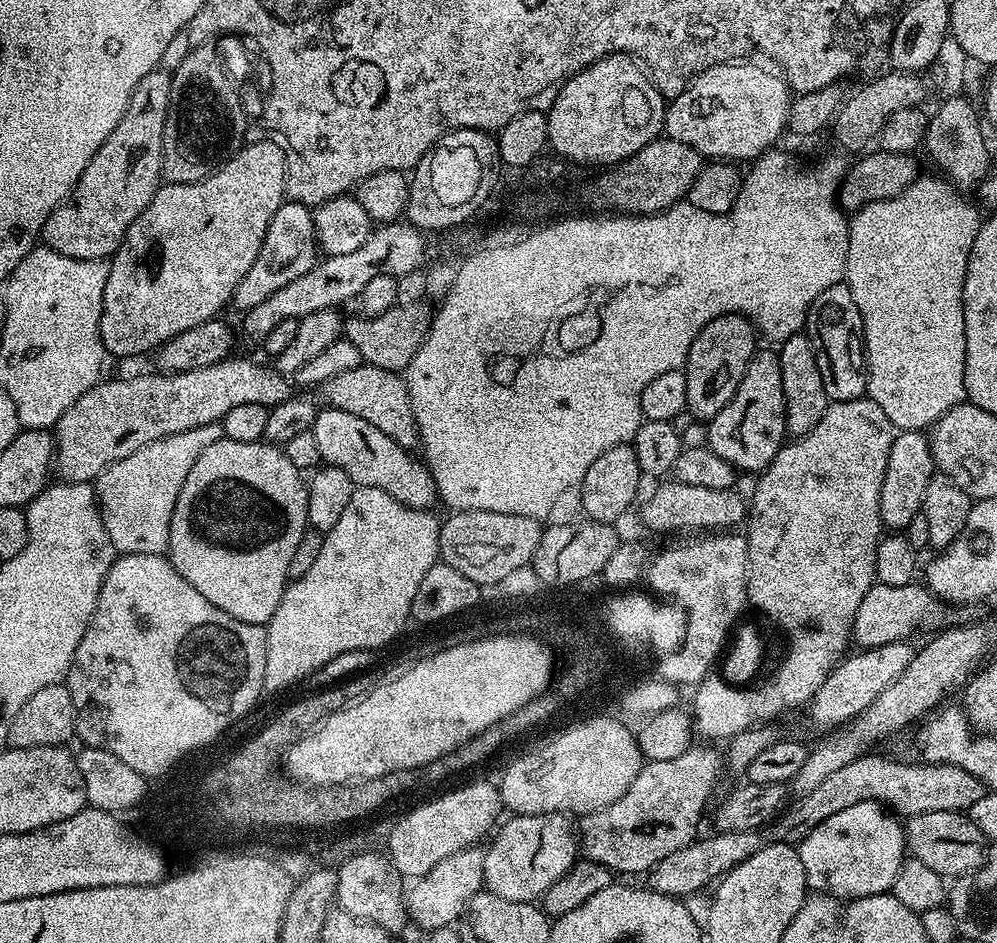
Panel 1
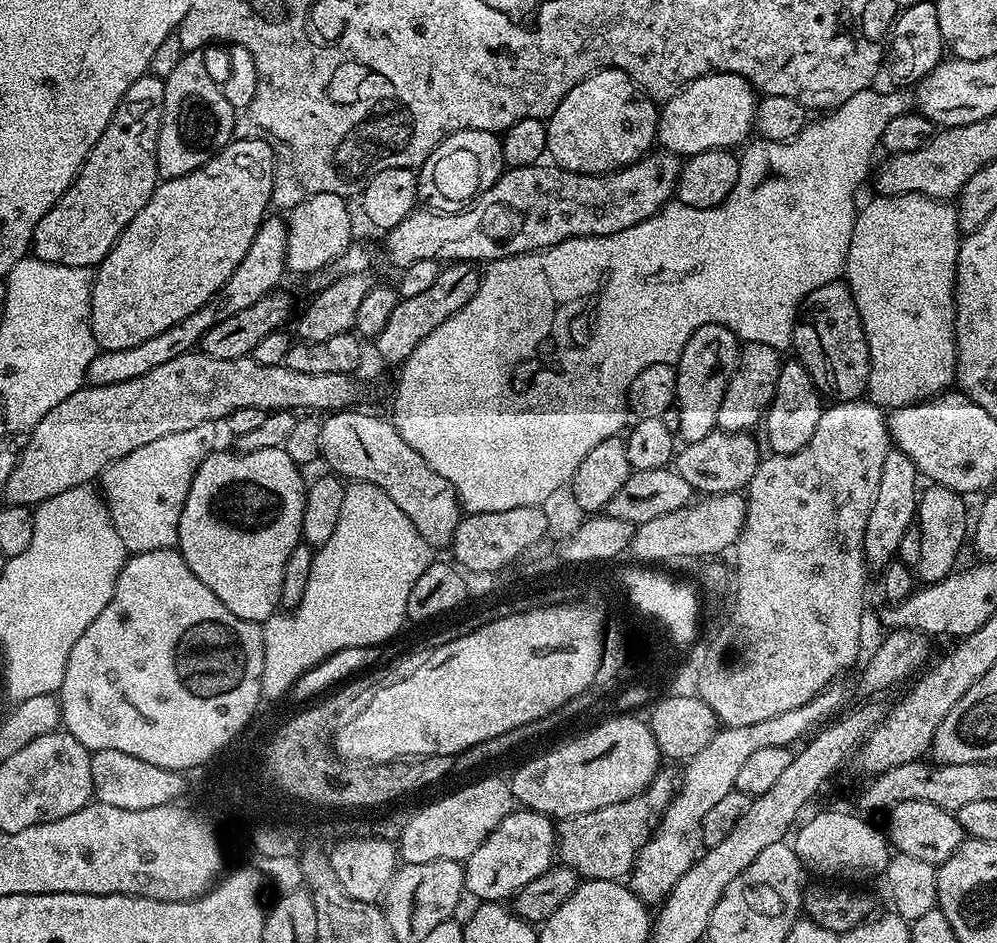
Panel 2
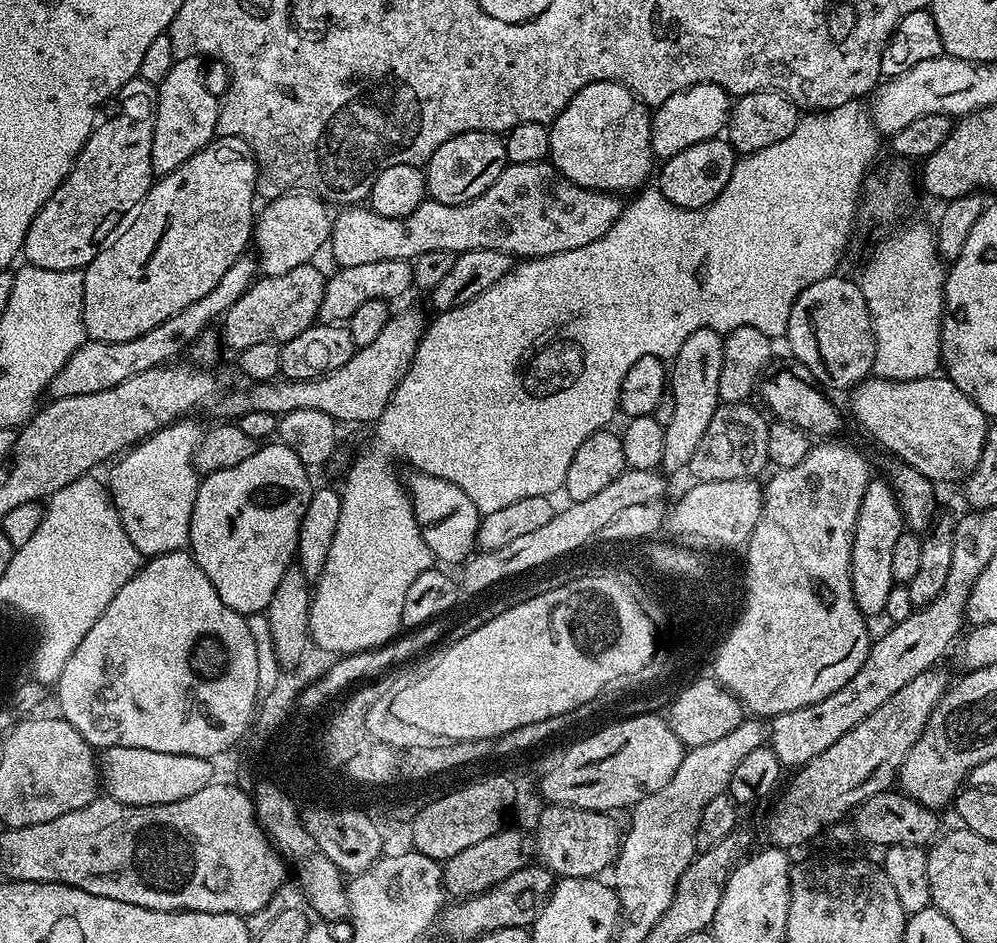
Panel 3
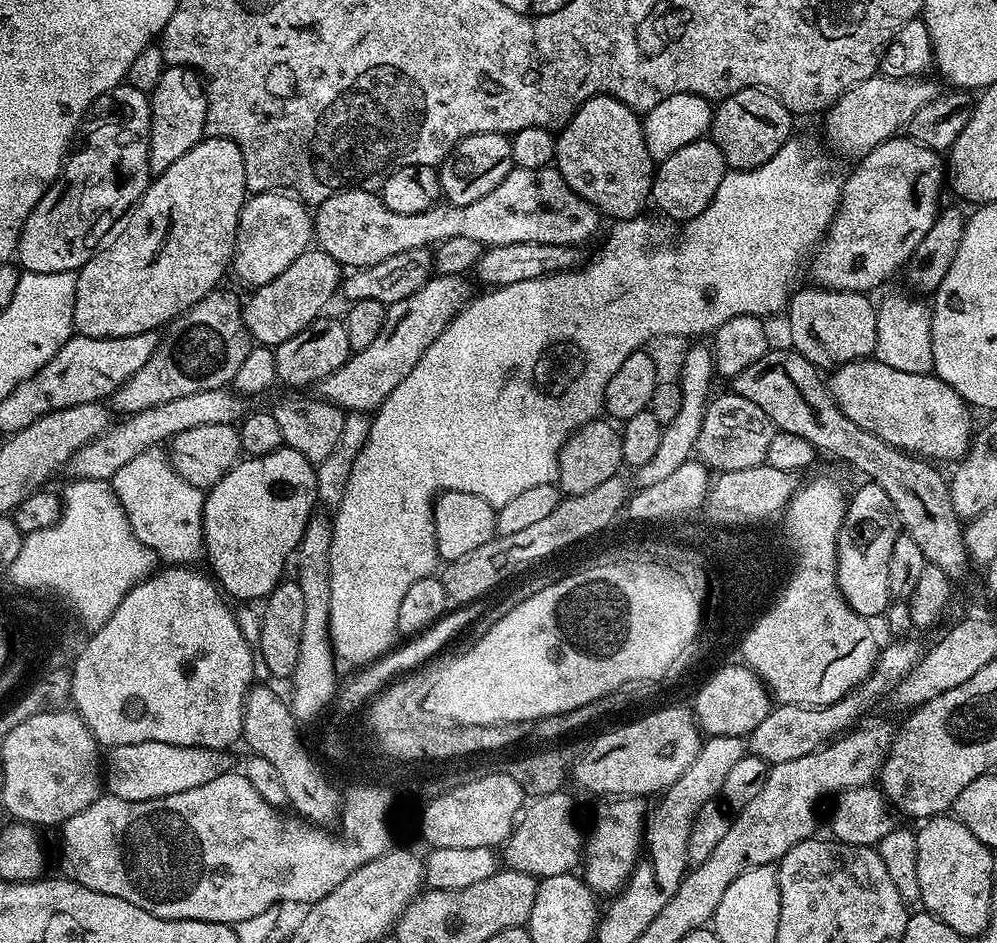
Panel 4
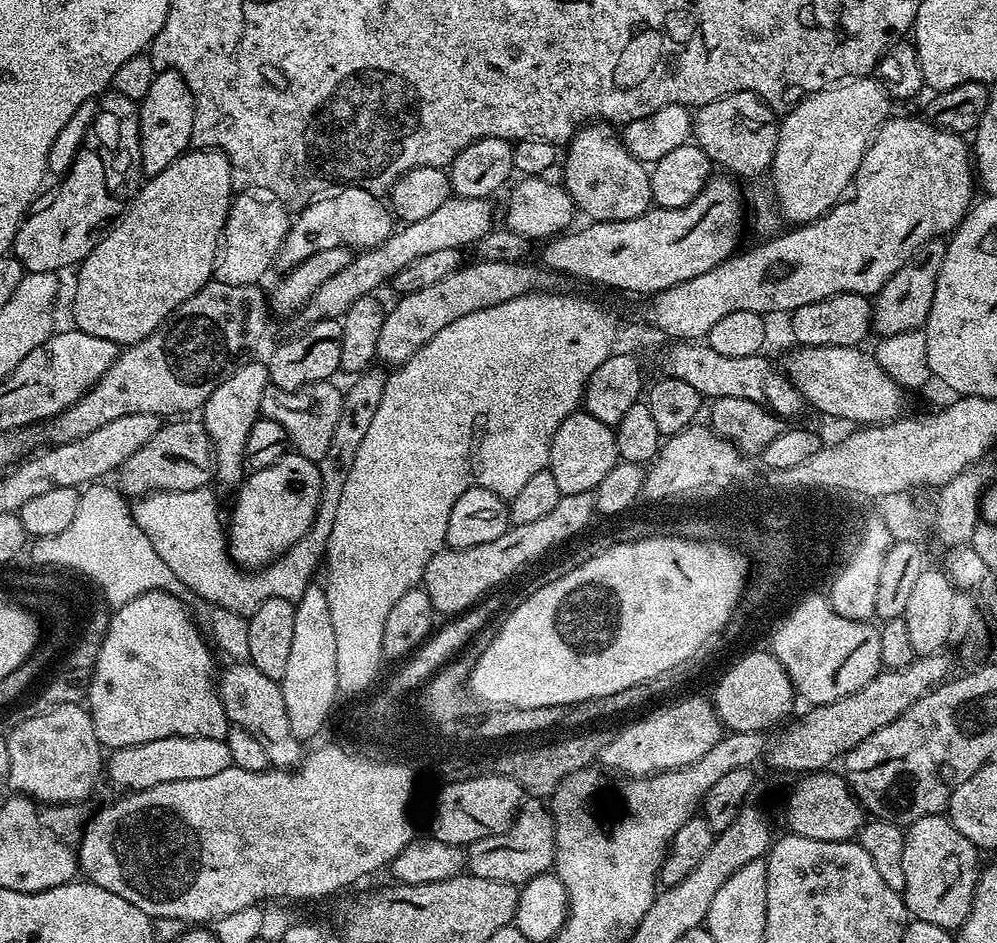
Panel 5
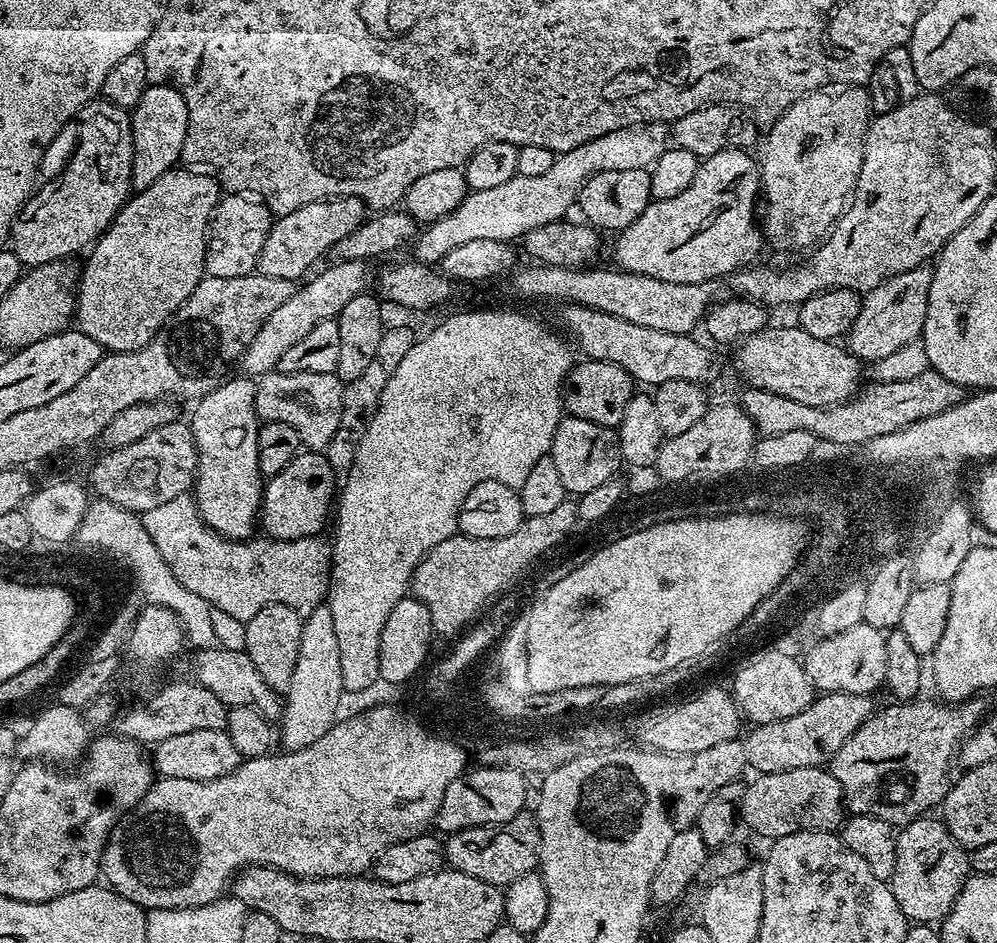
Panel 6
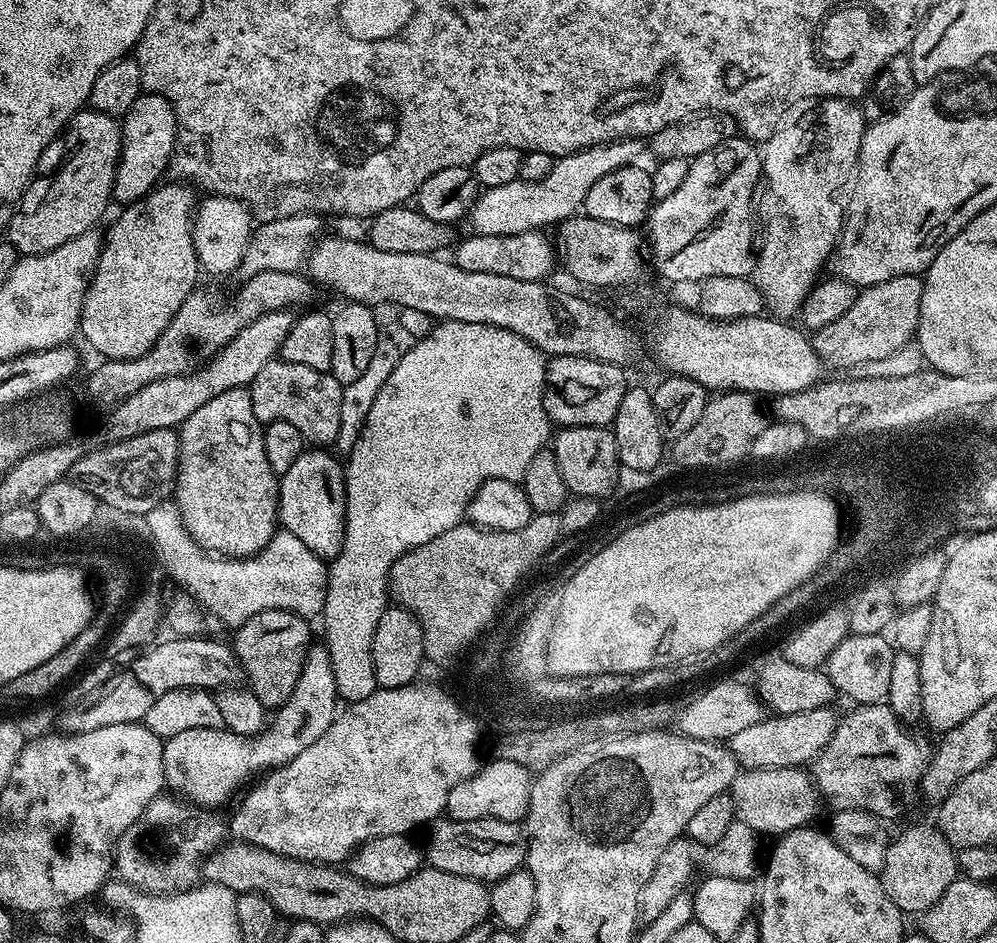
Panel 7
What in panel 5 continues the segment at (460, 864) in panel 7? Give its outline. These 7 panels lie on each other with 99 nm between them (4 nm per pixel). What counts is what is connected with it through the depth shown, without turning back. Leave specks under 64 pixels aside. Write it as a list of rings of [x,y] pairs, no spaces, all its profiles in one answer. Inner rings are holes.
[[[525,799],[507,832],[478,838],[478,842],[466,848],[466,868],[471,875],[517,886],[523,886],[530,878],[549,871],[555,862],[556,822],[552,819],[549,805],[543,799]]]

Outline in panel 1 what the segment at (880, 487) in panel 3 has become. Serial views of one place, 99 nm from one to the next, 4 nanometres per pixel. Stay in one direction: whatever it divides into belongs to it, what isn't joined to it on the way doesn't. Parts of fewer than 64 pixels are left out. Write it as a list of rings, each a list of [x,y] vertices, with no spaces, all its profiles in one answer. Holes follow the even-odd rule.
[[[897,431],[890,446],[890,458],[886,458],[886,478],[882,478],[880,495],[880,523],[888,530],[904,530],[914,516],[921,513],[920,507],[936,472],[928,436],[923,431]]]

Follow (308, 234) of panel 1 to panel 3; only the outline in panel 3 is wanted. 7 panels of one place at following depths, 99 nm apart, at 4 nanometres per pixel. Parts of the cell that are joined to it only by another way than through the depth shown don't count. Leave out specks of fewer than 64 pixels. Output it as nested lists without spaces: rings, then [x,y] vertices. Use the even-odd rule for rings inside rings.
[[[242,255],[234,262],[234,266],[230,266],[230,270],[226,270],[226,274],[222,274],[218,286],[214,286],[214,290],[210,290],[206,298],[198,298],[198,302],[190,302],[186,310],[182,310],[174,318],[166,318],[166,322],[154,326],[154,330],[138,338],[130,338],[130,342],[88,340],[81,348],[74,350],[66,366],[62,366],[58,374],[54,374],[46,389],[47,395],[52,400],[61,400],[74,398],[78,394],[98,394],[102,390],[110,390],[126,382],[126,378],[134,378],[146,370],[175,361],[179,357],[176,355],[183,348],[185,351],[192,341],[211,325],[208,324],[211,320],[219,321],[224,313],[230,310],[230,306],[234,306],[234,302],[238,302],[238,298],[246,294],[246,290],[254,283],[257,276],[257,261],[251,255]]]

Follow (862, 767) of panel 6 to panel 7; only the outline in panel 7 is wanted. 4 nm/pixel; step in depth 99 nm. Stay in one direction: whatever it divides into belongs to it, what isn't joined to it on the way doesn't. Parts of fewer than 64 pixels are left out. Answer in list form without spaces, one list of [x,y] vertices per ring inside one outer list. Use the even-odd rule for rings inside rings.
[[[881,702],[878,704],[861,704],[851,709],[853,712],[848,717],[841,719],[837,723],[832,737],[826,742],[823,751],[820,752],[818,759],[815,761],[816,774],[814,773],[814,787],[821,797],[829,796],[832,799],[832,808],[839,810],[842,808],[860,808],[863,812],[871,812],[872,815],[880,817],[881,821],[889,822],[895,816],[900,816],[904,812],[904,807],[911,802],[912,799],[917,799],[920,790],[920,776],[924,773],[925,761],[920,760],[920,752],[916,749],[916,744],[903,732],[902,722],[897,719],[896,715],[888,708],[887,703]]]

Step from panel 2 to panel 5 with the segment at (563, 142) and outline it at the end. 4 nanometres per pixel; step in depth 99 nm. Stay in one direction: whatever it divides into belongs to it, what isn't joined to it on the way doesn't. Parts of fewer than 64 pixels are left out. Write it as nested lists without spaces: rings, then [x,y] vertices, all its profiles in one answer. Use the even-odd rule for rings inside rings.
[[[592,122],[587,125],[579,134],[572,137],[566,145],[566,151],[568,153],[563,153],[562,156],[562,168],[564,164],[564,177],[562,177],[562,183],[564,189],[570,194],[573,204],[576,205],[577,209],[581,213],[585,212],[588,215],[587,219],[592,222],[626,222],[630,218],[638,218],[644,212],[647,212],[649,208],[653,207],[652,202],[652,178],[649,169],[642,163],[638,158],[631,156],[624,147],[623,139],[618,135],[617,129],[613,125],[607,122]]]

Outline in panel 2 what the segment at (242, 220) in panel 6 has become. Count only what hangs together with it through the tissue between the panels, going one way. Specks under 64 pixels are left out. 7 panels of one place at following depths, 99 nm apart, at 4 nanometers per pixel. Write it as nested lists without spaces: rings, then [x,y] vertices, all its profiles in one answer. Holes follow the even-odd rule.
[[[314,194],[304,198],[304,201],[292,213],[287,213],[286,258],[288,263],[286,268],[289,273],[304,272],[303,274],[311,274],[318,272],[321,268],[335,262],[348,249],[348,245],[354,240],[354,236],[352,236],[352,212],[348,209],[348,204],[349,201],[338,194]]]

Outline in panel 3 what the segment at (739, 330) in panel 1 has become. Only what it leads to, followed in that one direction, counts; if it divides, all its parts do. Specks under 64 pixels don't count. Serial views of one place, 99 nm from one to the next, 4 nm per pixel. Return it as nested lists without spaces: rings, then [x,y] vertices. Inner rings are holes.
[[[703,328],[694,330],[694,334],[690,334],[690,338],[682,342],[682,350],[678,350],[678,354],[671,361],[670,395],[674,398],[674,418],[664,429],[660,468],[665,473],[683,473],[687,469],[690,458],[694,458],[694,451],[702,442],[702,434],[706,434],[706,426],[710,426],[710,418],[714,418],[722,403],[718,378],[722,378],[723,353],[724,336],[709,328]]]

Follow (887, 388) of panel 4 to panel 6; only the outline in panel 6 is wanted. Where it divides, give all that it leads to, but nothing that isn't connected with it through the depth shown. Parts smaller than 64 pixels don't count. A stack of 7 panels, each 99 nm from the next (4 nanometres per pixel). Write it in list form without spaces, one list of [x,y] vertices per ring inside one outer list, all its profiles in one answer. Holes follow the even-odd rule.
[[[769,326],[741,340],[735,352],[736,368],[748,379],[751,387],[794,398],[794,402],[802,402],[806,406],[830,408],[833,404],[842,404],[852,399],[862,384],[861,361],[847,347],[830,340],[813,338],[799,326]]]

